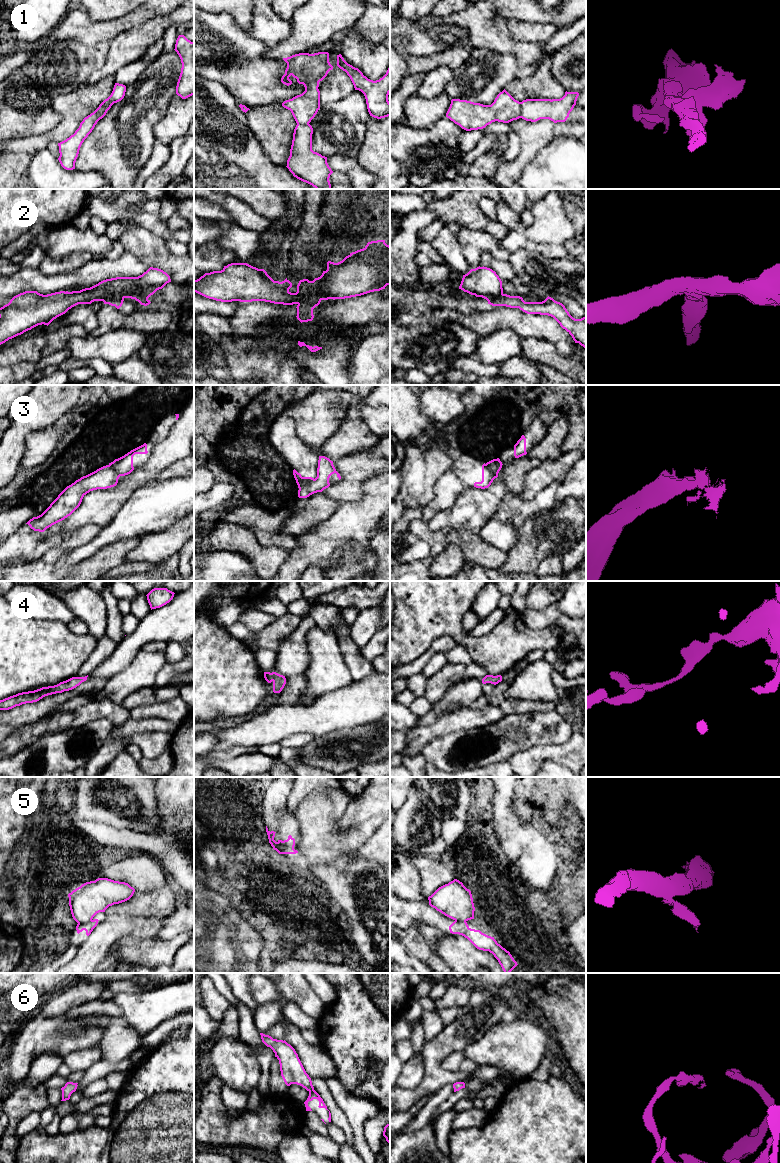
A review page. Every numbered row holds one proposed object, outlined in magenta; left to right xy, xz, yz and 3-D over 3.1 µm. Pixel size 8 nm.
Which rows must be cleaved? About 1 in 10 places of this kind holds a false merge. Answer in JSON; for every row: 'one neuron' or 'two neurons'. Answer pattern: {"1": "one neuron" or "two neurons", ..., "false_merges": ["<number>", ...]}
{"1": "two neurons", "2": "two neurons", "3": "two neurons", "4": "one neuron", "5": "two neurons", "6": "one neuron", "false_merges": ["1", "2", "3", "5"]}

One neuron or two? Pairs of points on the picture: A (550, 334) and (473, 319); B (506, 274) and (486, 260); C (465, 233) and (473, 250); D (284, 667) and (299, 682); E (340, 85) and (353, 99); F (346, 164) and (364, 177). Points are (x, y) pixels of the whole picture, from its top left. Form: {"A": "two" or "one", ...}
{"A": "one", "B": "one", "C": "one", "D": "two", "E": "two", "F": "one"}

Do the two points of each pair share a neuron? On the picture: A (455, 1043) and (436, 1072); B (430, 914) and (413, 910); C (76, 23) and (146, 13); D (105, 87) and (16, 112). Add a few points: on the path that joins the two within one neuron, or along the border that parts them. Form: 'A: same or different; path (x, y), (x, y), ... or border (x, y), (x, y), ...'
A: same; path (447, 1048), (436, 1059), (436, 1064)
B: same; path (426, 914), (417, 912)
C: same; path (93, 28), (113, 28), (129, 21)
D: different; border (53, 95), (52, 107), (61, 115), (57, 125)

